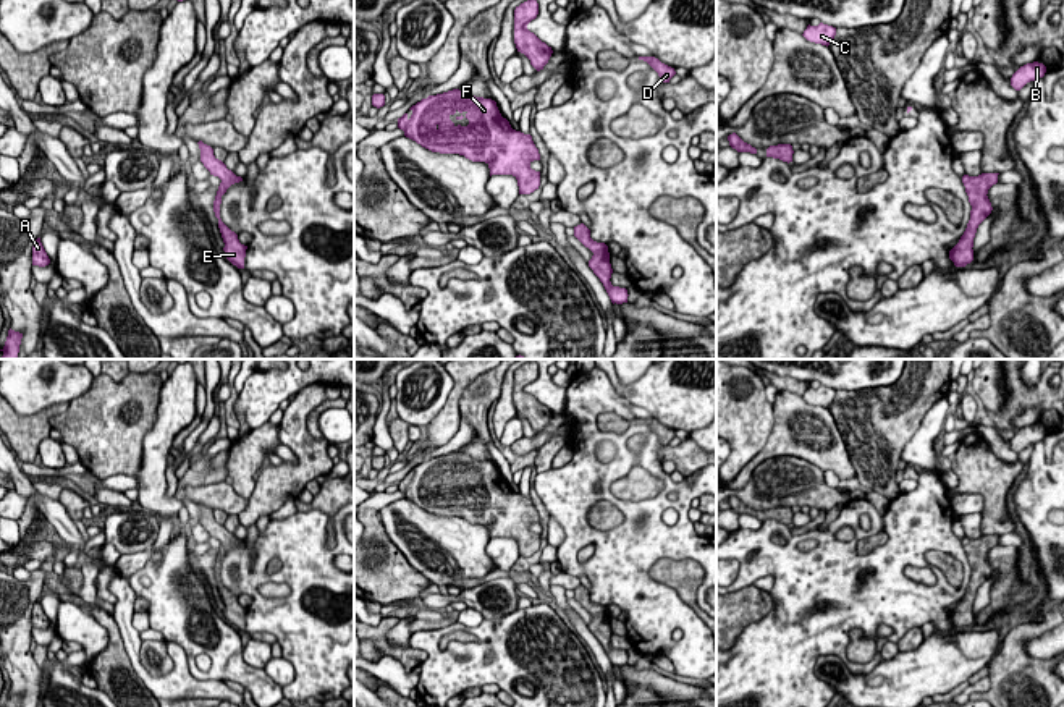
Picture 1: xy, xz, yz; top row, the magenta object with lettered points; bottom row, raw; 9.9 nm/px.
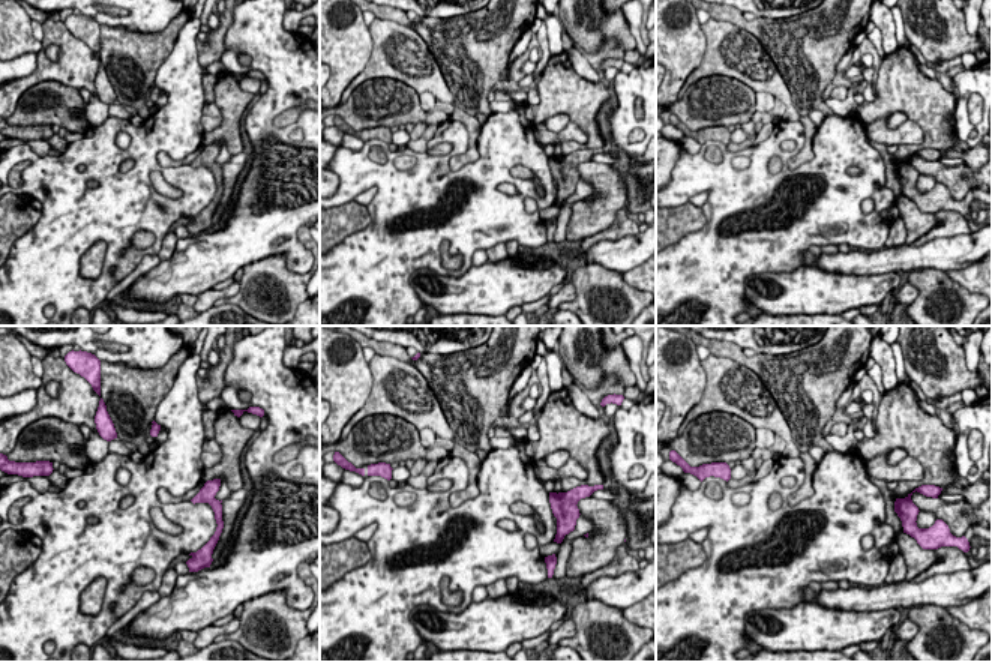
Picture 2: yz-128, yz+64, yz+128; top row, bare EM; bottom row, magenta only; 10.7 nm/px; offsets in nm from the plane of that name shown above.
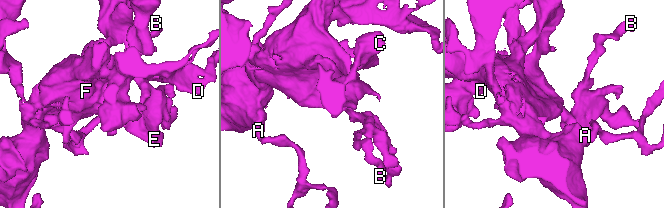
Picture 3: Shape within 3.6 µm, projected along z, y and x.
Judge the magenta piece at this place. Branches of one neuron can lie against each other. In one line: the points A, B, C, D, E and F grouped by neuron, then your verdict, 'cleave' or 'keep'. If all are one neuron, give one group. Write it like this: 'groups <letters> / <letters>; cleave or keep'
groups A B C D E F; keep

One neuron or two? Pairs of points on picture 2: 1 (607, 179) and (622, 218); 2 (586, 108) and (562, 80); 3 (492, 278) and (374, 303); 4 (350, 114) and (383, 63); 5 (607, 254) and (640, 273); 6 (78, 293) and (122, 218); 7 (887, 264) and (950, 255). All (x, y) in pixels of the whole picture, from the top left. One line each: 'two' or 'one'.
1: two
2: one
3: two
4: two
5: two
6: one
7: one

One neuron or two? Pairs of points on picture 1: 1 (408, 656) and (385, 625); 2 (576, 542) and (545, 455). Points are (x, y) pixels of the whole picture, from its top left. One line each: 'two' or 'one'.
1: one
2: two

